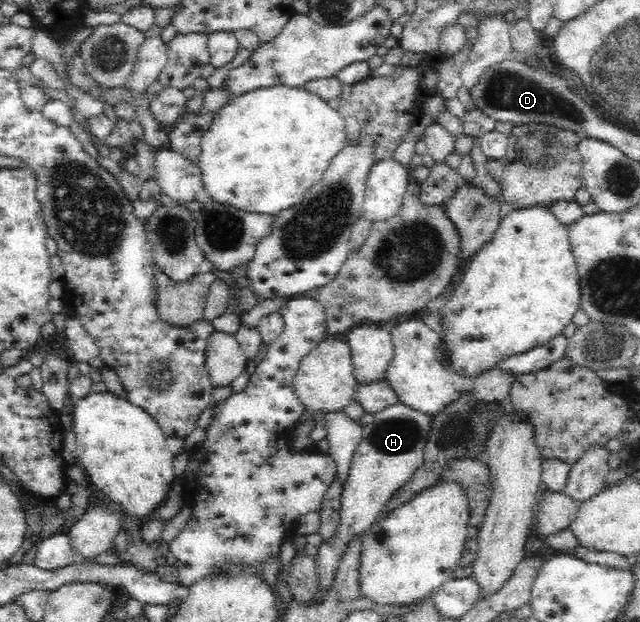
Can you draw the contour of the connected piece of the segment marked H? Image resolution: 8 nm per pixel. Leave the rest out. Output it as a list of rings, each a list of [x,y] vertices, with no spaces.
[[[399,401],[397,404],[385,407],[374,414],[373,422],[367,424],[362,430],[362,439],[351,460],[351,470],[349,470],[349,482],[345,486],[342,494],[341,506],[341,526],[337,540],[331,544],[322,543],[319,546],[319,557],[317,558],[317,571],[321,577],[321,596],[317,598],[317,604],[326,591],[326,586],[330,583],[337,568],[339,557],[344,549],[344,544],[352,537],[353,533],[363,533],[382,516],[382,508],[387,504],[389,498],[396,490],[407,482],[407,479],[423,464],[424,448],[427,444],[429,434],[433,426],[431,415]]]

